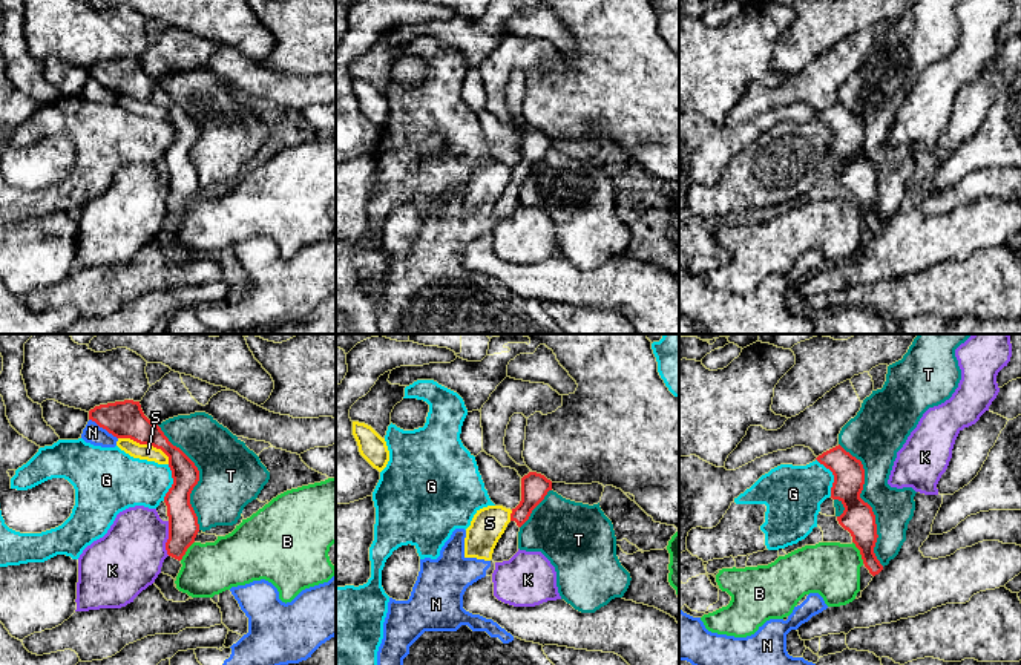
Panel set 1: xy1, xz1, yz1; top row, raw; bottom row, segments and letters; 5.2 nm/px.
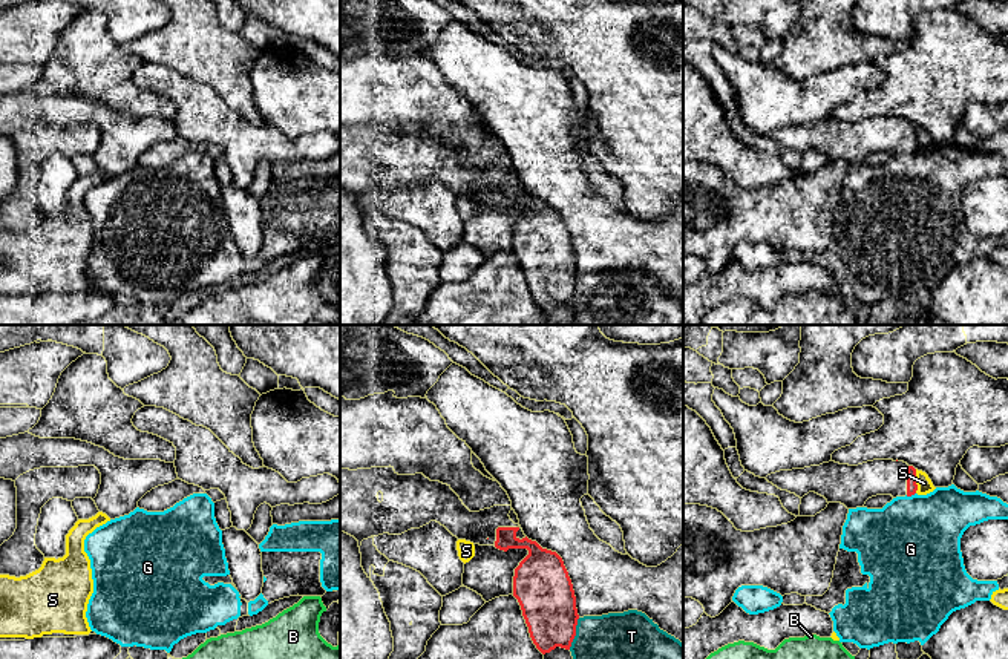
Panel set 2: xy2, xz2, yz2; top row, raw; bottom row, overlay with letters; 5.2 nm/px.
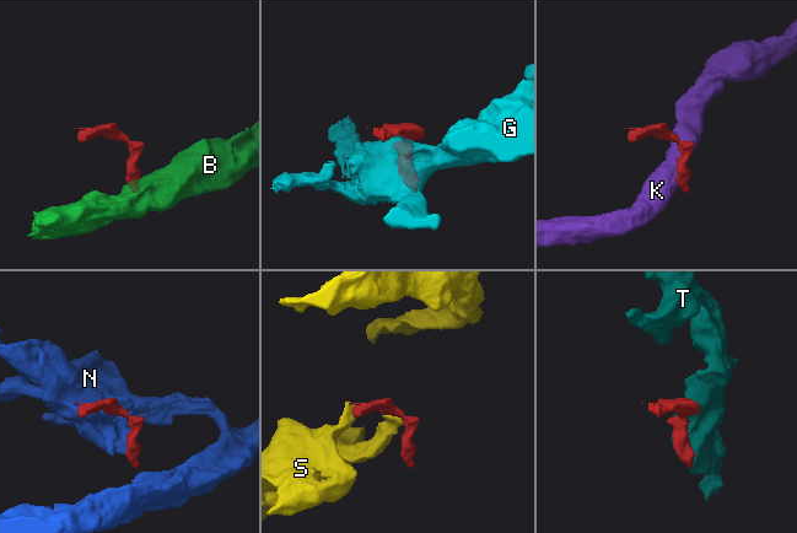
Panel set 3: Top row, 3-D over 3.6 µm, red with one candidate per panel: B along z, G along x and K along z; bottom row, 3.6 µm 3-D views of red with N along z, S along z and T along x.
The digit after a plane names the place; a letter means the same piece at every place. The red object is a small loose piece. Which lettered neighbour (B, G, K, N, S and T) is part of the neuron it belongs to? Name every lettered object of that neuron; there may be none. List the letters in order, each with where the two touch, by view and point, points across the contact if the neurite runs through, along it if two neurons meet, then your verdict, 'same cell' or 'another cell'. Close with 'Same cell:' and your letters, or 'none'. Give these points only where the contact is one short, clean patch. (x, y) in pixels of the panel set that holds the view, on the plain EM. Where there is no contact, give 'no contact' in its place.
B: contact yz1 (860, 209); border yz1 (853, 198), (863, 219); another cell
G: contact yz1 (834, 134); another cell
K: contact xy1 (169, 195); border xy1 (169, 178), (167, 212); another cell
N: contact xy1 (103, 85); border xy1 (89, 75), (117, 95); another cell
S: contact xy1 (146, 100); another cell
T: contact yz1 (866, 160); another cell
Same cell: none

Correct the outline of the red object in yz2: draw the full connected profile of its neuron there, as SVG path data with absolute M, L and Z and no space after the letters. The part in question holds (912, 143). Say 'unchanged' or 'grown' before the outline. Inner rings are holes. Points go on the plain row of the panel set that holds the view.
grown; M873 116L858 123L829 118L804 126L780 127L766 136L800 155L815 149L827 159L841 159L847 166L864 164L866 158L876 152L911 153L918 147L916 126L893 116Z

